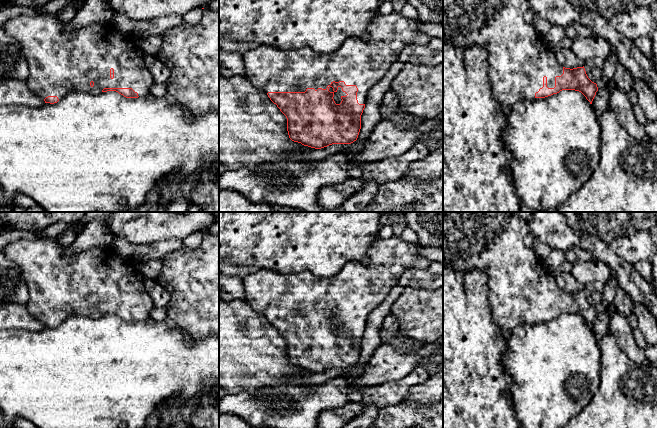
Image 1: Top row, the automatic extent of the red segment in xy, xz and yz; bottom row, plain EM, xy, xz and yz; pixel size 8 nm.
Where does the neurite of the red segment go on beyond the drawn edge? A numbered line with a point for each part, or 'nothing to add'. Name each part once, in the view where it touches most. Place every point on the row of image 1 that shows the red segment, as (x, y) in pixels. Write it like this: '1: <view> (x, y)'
1: xz (364, 64)

